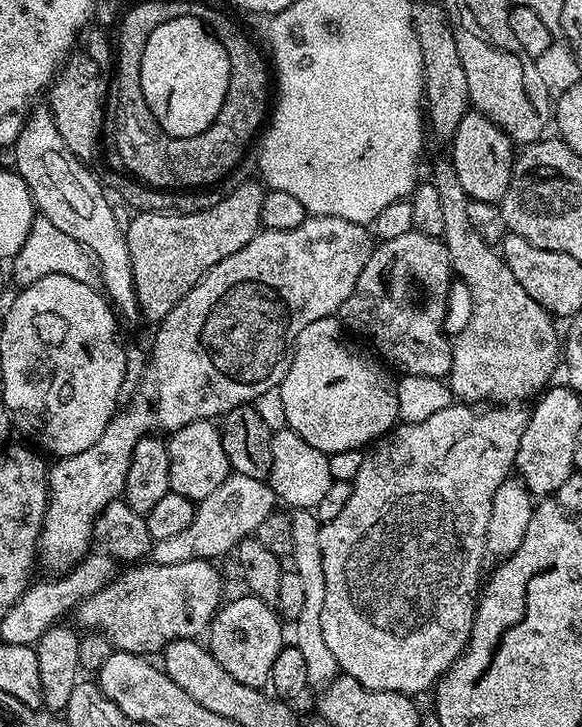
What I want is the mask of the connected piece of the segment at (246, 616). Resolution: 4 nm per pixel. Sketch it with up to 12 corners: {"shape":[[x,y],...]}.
{"shape":[[273,605],[216,609],[206,647],[242,686],[263,689],[286,647]]}

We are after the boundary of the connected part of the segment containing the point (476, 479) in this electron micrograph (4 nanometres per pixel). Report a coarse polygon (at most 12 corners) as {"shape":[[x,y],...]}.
{"shape":[[524,406],[367,449],[320,525],[322,638],[375,692],[464,653]]}

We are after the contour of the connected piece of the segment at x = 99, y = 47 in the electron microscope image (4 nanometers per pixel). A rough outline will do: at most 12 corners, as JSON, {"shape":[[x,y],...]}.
{"shape":[[109,37],[65,60],[50,111],[72,153],[92,162],[106,128]]}

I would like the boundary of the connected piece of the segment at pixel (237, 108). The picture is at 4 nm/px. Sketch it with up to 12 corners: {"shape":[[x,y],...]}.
{"shape":[[226,13],[206,23],[232,73],[215,122],[172,143],[192,188],[215,185],[270,112],[270,64]]}

